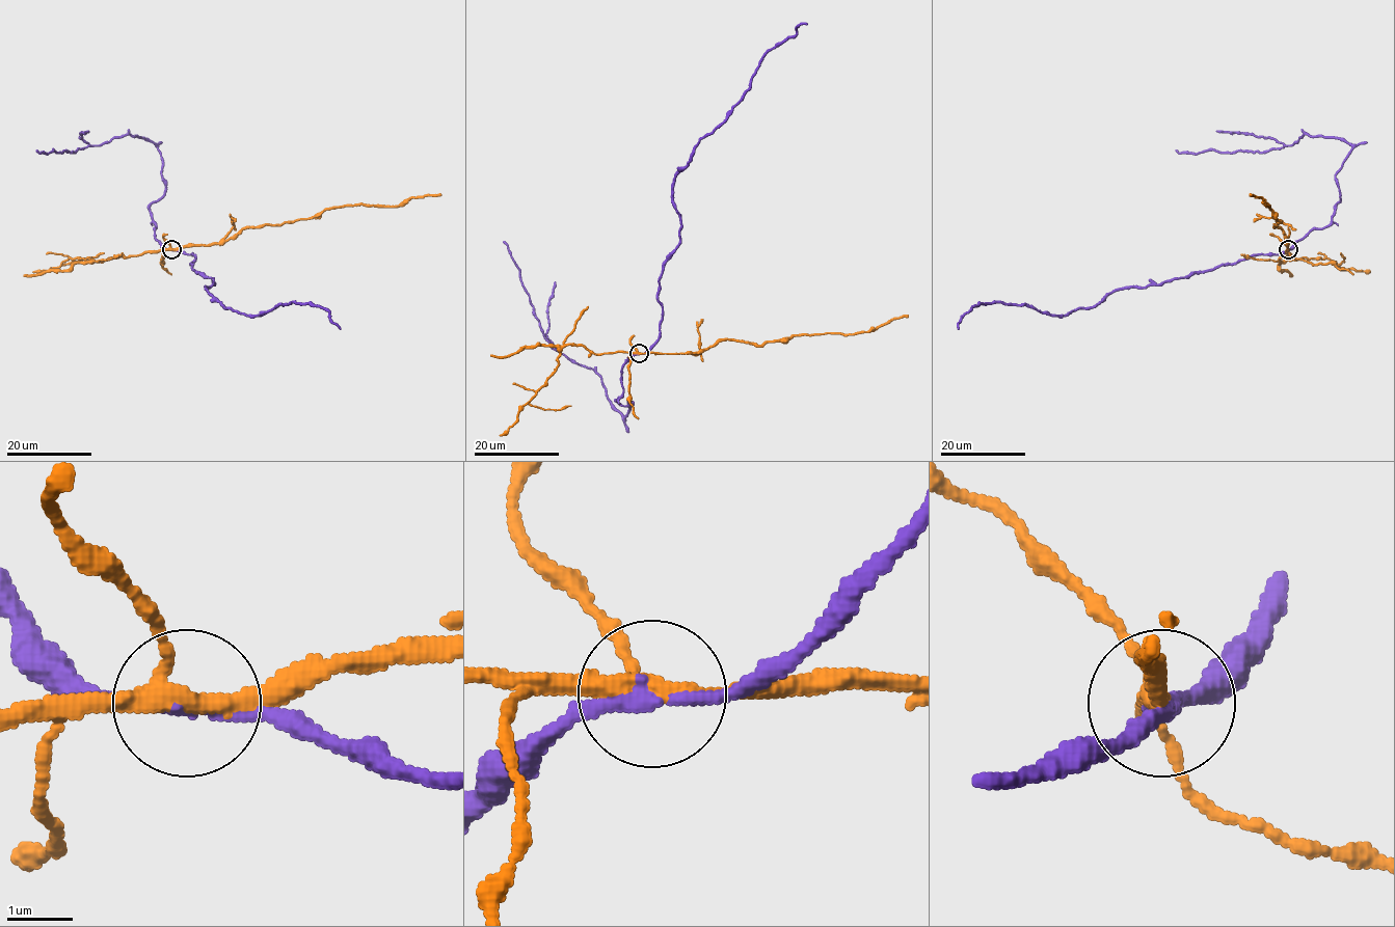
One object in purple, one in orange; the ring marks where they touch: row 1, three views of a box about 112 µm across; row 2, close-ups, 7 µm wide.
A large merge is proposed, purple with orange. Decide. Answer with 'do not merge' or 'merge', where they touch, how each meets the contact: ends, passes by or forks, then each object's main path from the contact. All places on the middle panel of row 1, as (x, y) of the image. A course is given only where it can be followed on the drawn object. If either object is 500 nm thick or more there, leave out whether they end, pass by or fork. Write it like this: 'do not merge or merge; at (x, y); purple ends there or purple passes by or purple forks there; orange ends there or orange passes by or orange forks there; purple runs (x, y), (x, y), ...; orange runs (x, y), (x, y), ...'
do not merge; at (639, 353); purple passes by; orange forks there; purple runs (639, 353), (658, 339), (659, 278), (679, 242), (675, 175), (750, 86), (760, 58), (806, 24); orange runs (639, 353), (703, 352), (721, 341), (744, 341), (762, 346), (797, 335), (858, 334), (908, 315)

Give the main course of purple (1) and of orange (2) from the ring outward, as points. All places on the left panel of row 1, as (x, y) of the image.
1: (171, 249), (195, 256), (192, 268), (212, 279), (206, 289), (226, 307), (260, 316), (313, 303), (340, 329)
2: (171, 249), (223, 244), (243, 228), (317, 217), (330, 209), (358, 205), (403, 206), (411, 197), (441, 194)

